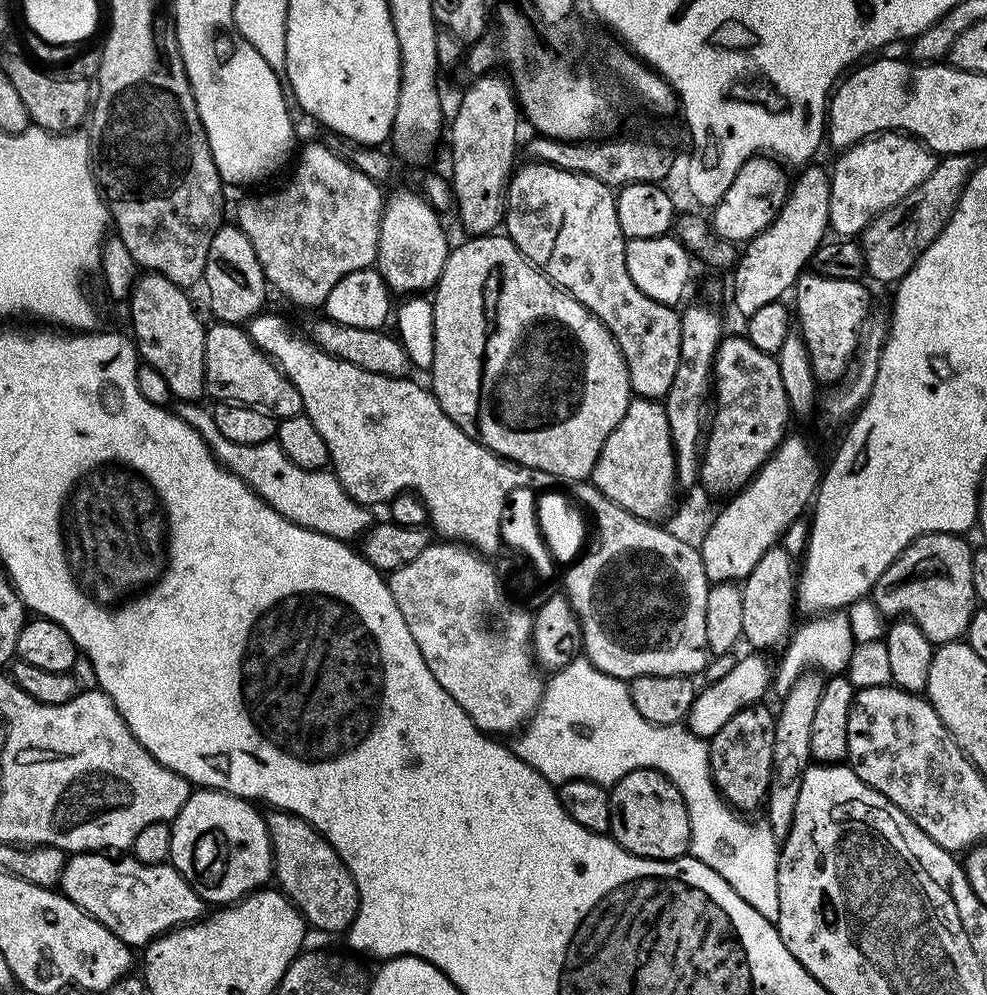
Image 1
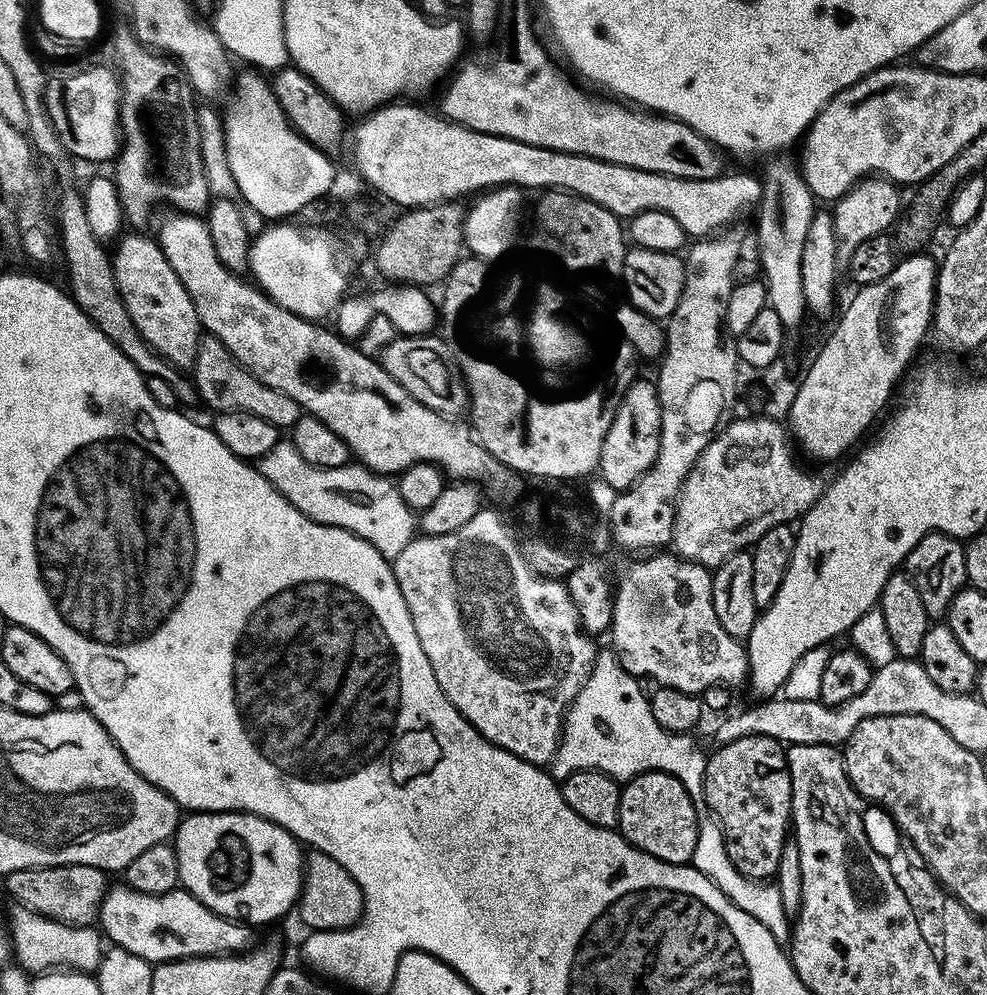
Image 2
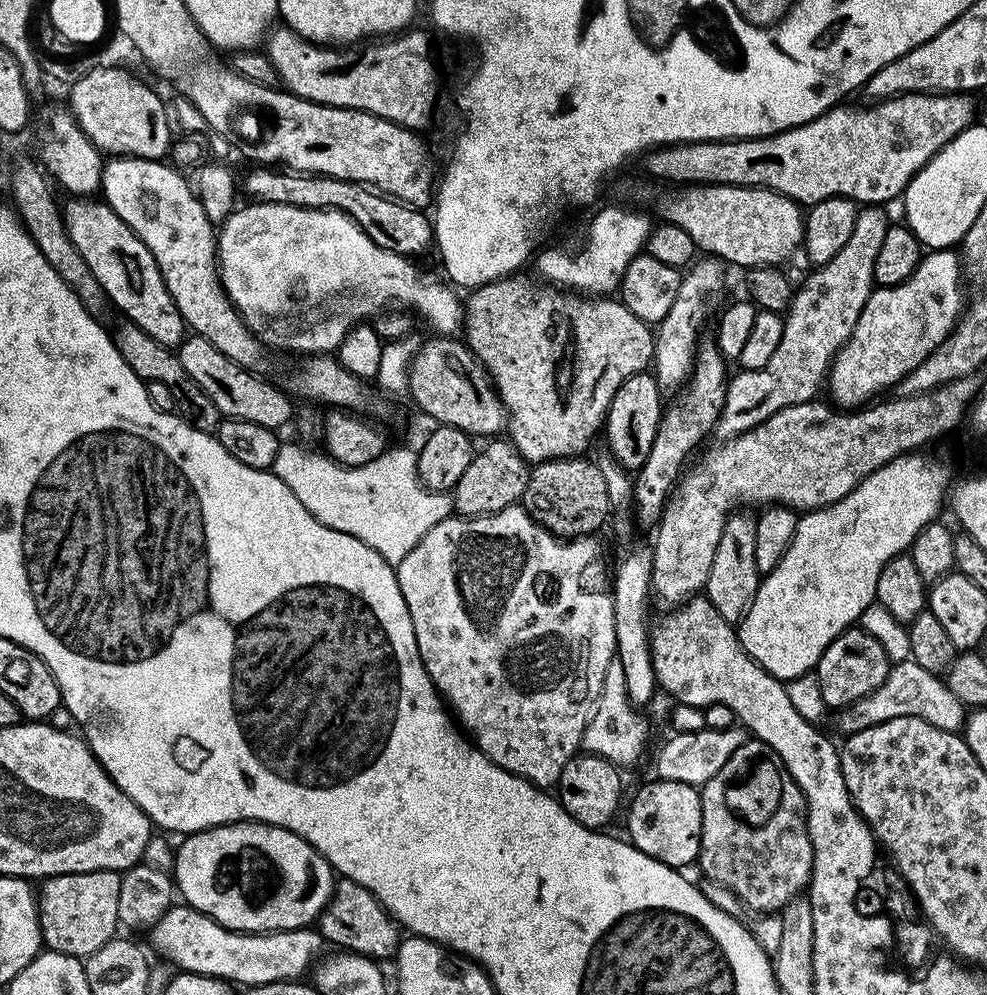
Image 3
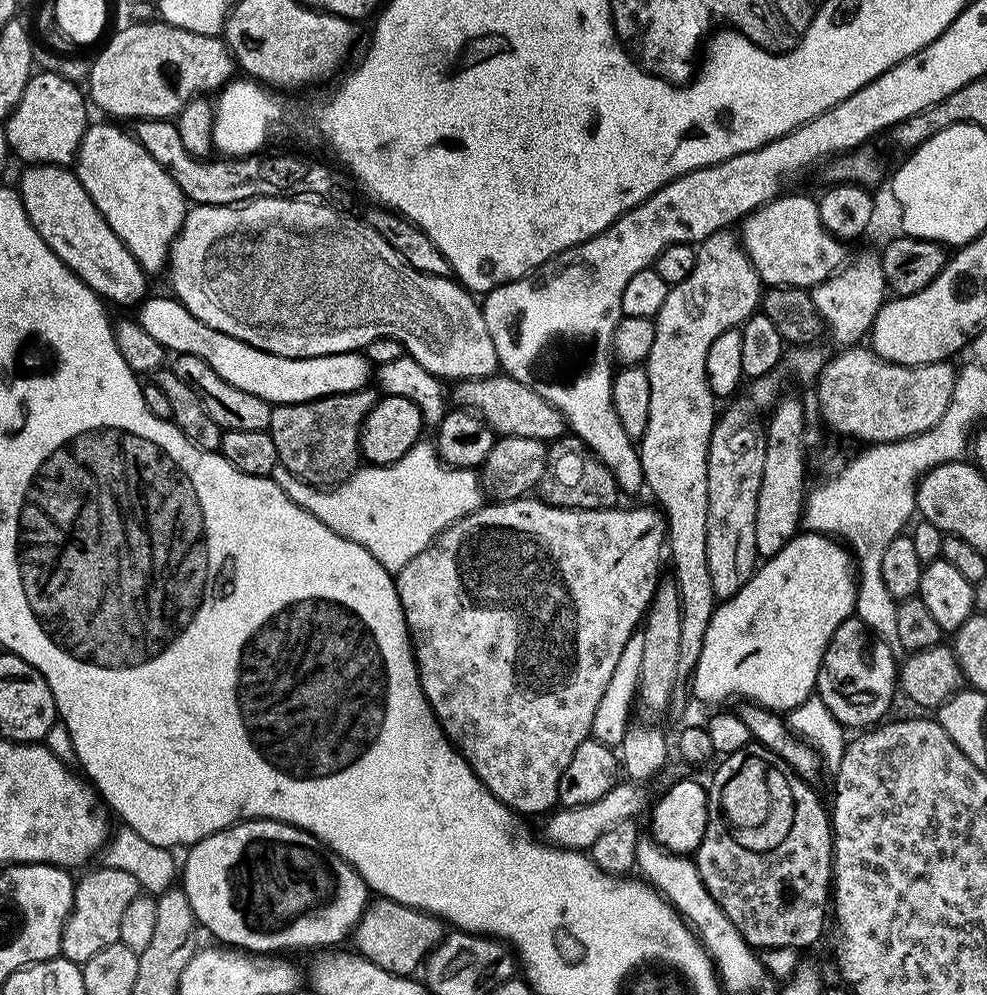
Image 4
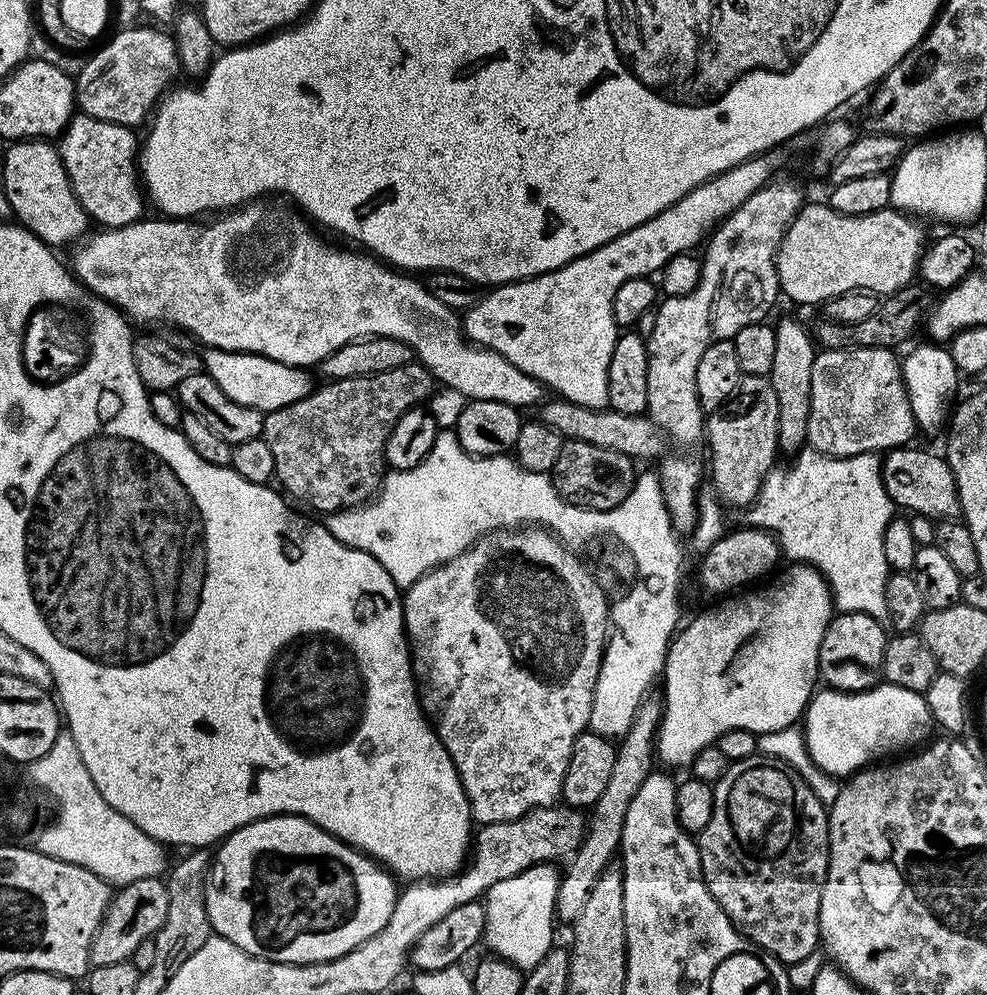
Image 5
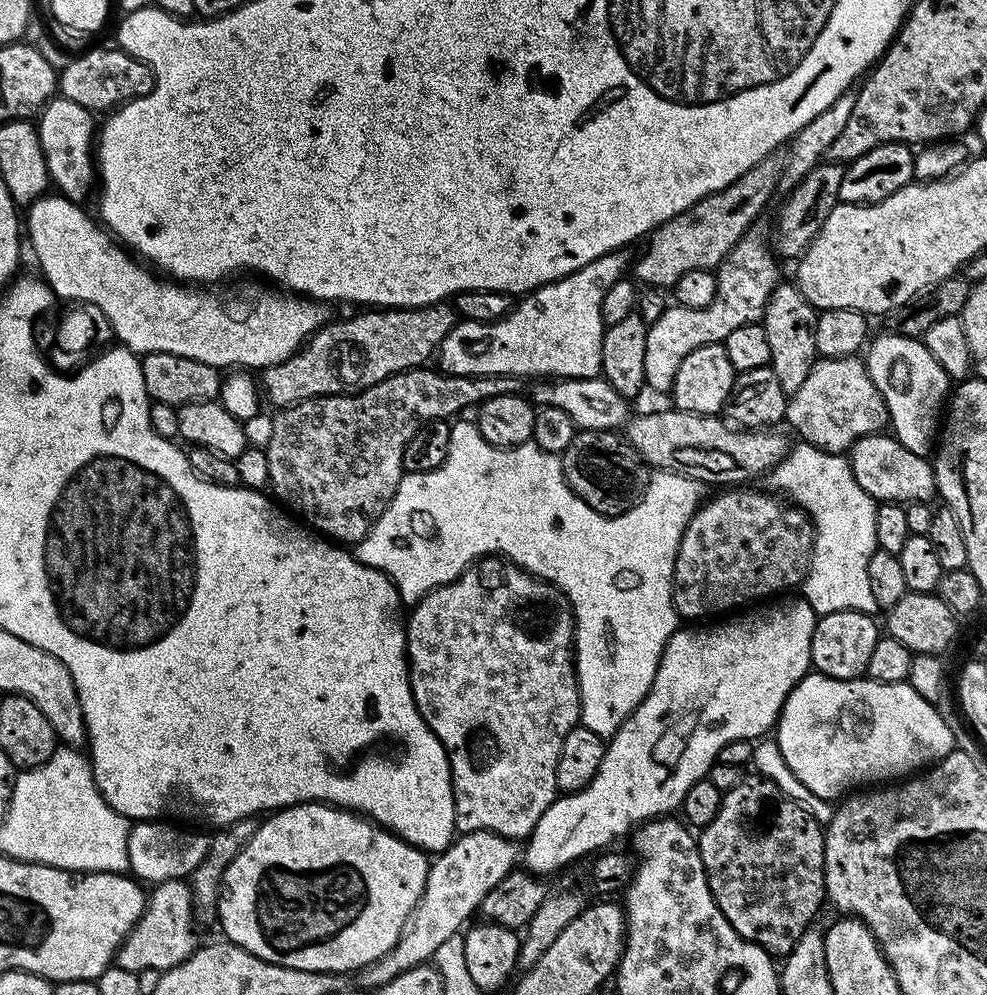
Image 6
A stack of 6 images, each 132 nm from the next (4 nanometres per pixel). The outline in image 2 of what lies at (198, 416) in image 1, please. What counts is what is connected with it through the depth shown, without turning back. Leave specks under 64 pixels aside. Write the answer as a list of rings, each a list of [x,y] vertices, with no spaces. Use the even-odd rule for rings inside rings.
[[[282,438],[274,446],[274,450],[270,450],[270,454],[258,461],[258,467],[262,478],[266,478],[266,482],[270,482],[270,486],[274,486],[274,490],[278,490],[278,494],[282,494],[282,498],[286,498],[286,502],[294,505],[303,516],[319,524],[353,532],[355,536],[374,546],[374,550],[378,550],[378,554],[382,554],[389,562],[396,560],[398,554],[402,554],[402,550],[406,550],[406,546],[417,535],[417,517],[406,506],[406,502],[402,502],[402,494],[398,494],[395,483],[387,475],[371,472],[359,462],[349,462],[346,466],[337,468],[310,466],[310,462],[306,462],[306,458],[302,458],[302,454],[294,450],[291,439]]]

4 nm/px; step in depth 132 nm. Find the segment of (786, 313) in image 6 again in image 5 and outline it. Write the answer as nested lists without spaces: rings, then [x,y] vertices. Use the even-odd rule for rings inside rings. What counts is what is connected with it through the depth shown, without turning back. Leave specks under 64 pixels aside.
[[[796,320],[775,321],[774,366],[771,382],[778,398],[778,442],[781,453],[795,453],[805,447],[810,422],[810,377],[814,375],[814,358],[818,351],[813,335]]]

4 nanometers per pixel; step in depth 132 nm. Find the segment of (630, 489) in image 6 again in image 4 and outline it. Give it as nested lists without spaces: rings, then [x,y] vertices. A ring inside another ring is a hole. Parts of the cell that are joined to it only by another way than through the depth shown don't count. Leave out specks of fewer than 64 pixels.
[[[565,434],[548,444],[548,465],[538,485],[539,499],[556,508],[603,508],[611,496],[619,497],[614,474],[576,436]]]

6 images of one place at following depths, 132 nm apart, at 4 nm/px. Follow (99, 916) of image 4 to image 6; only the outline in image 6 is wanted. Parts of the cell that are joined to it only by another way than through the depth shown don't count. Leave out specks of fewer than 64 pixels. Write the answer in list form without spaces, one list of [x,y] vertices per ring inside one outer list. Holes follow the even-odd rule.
[[[187,879],[167,880],[155,885],[147,893],[142,918],[138,918],[138,922],[130,930],[128,937],[120,943],[120,948],[116,952],[116,959],[114,961],[115,967],[122,970],[130,970],[137,974],[142,970],[158,970],[163,974],[168,969],[178,966],[183,960],[190,958],[198,947],[196,928],[192,925],[192,920],[194,921],[192,886]]]

